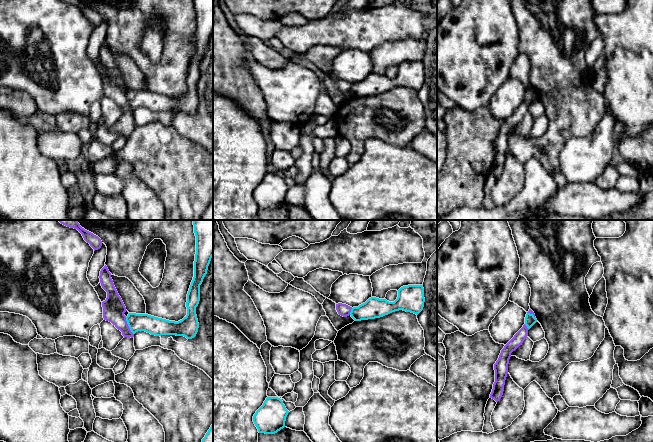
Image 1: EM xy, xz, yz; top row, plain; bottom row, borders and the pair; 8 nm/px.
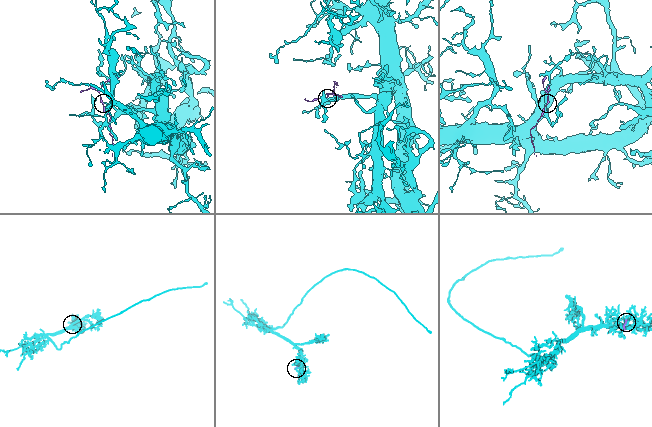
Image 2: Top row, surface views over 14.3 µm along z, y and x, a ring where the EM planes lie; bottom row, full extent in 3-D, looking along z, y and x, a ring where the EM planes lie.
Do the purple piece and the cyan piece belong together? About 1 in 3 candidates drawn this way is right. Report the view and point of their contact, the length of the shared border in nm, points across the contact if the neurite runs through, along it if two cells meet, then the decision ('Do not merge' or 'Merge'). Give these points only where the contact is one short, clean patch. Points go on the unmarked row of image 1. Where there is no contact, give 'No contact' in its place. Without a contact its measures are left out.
Touches purple at xy (128, 102). Shared border 160 nm. Boundary: xy (125, 93), (126, 99), (133, 110). Do not merge

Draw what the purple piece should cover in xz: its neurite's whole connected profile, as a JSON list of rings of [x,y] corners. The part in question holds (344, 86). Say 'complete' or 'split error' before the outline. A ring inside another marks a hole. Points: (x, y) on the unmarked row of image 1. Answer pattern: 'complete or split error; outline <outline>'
complete; outline [[[342,79],[336,80],[336,86],[337,86],[338,90],[343,93],[349,92],[351,85],[352,85],[352,83],[346,81],[346,80],[342,80]]]

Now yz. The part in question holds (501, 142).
complete; outline [[[524,100],[523,103],[514,111],[514,113],[504,122],[498,136],[494,140],[495,158],[493,160],[490,174],[494,175],[496,178],[500,177],[503,171],[511,129],[523,119],[525,114],[528,112],[528,106],[529,105]]]

